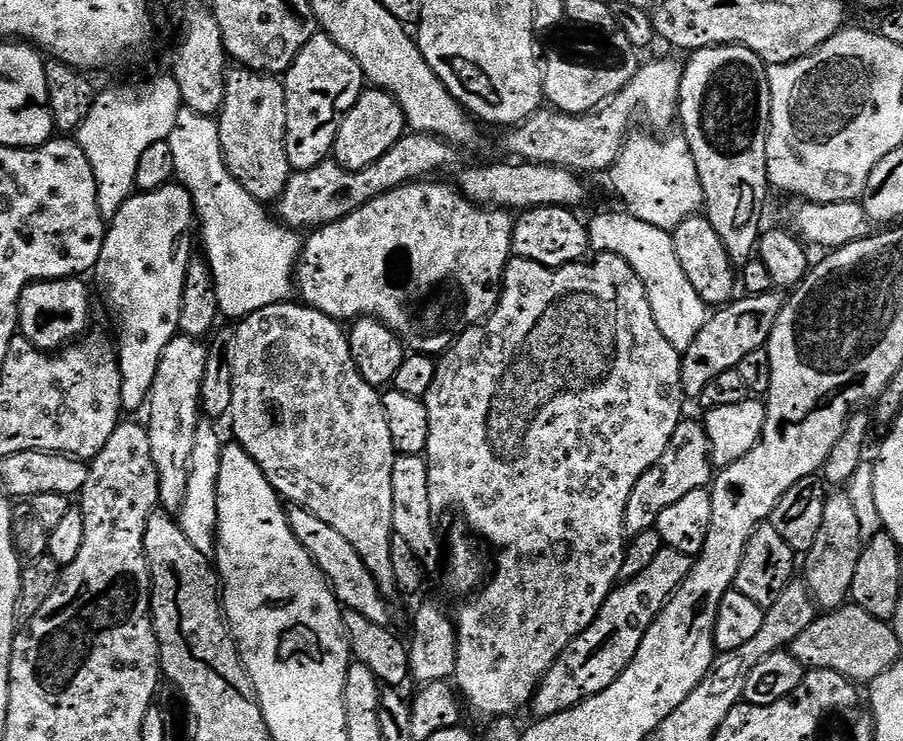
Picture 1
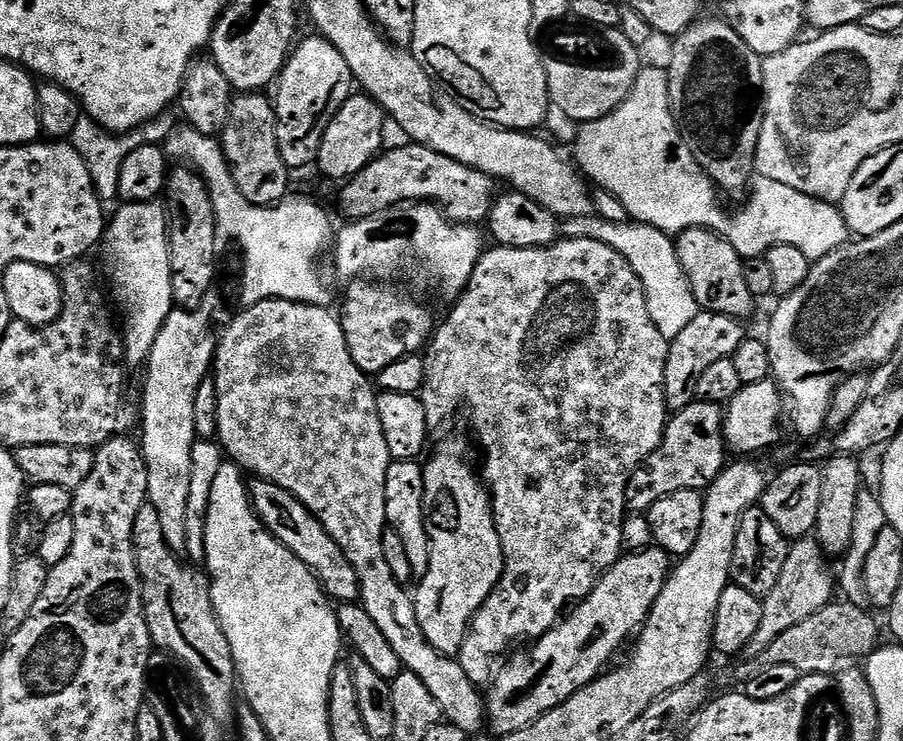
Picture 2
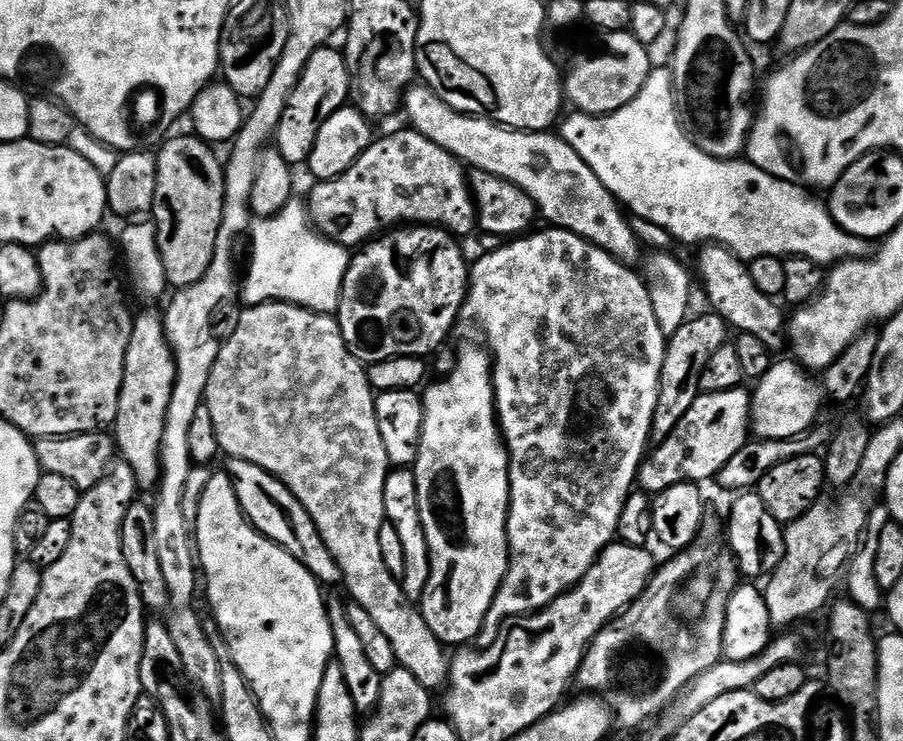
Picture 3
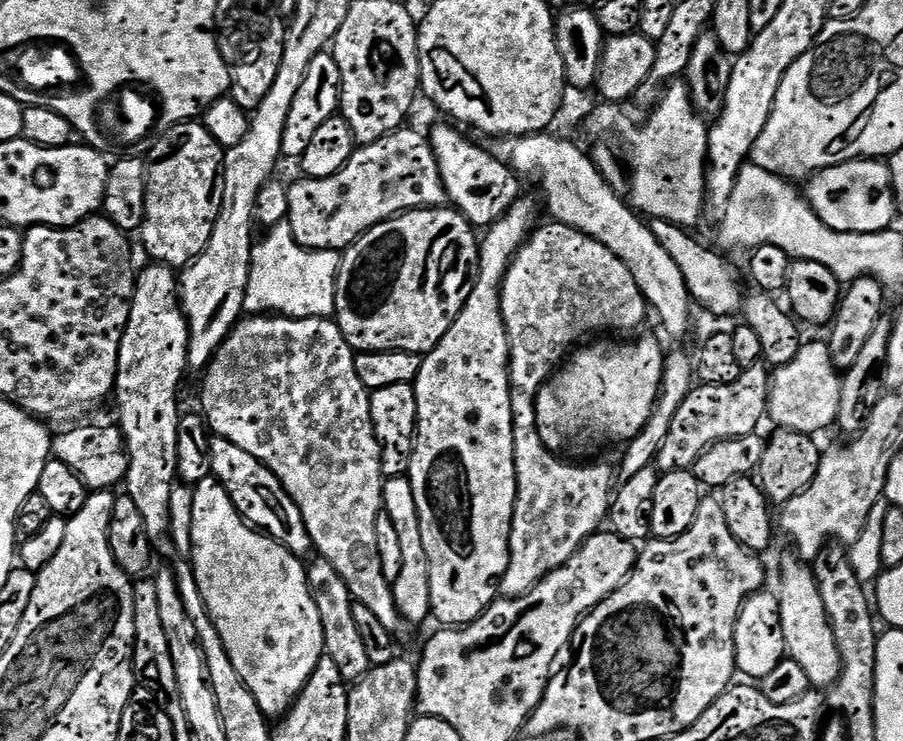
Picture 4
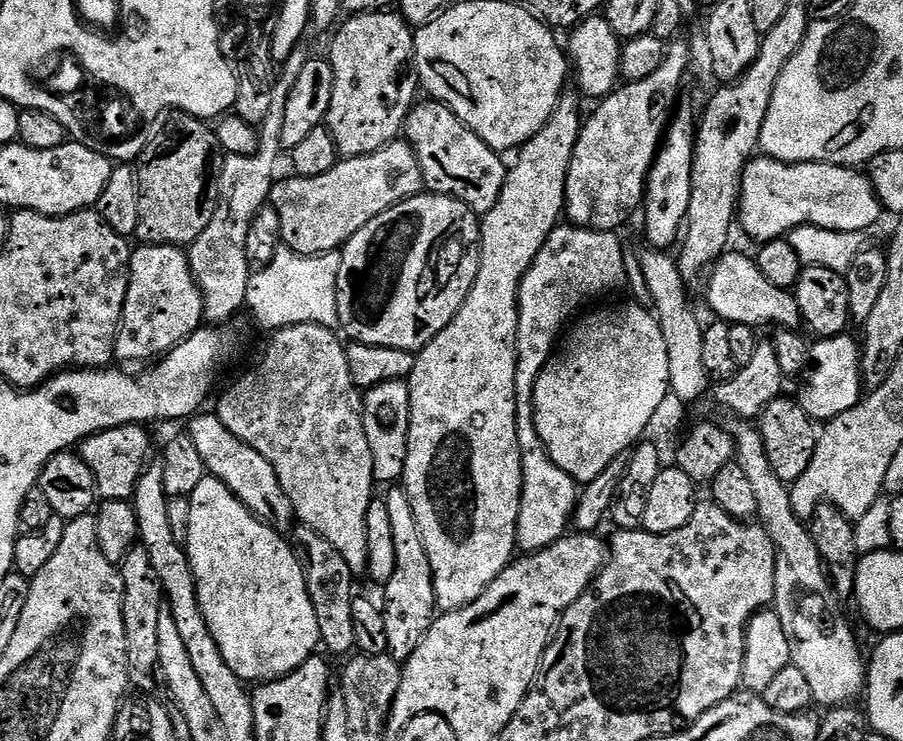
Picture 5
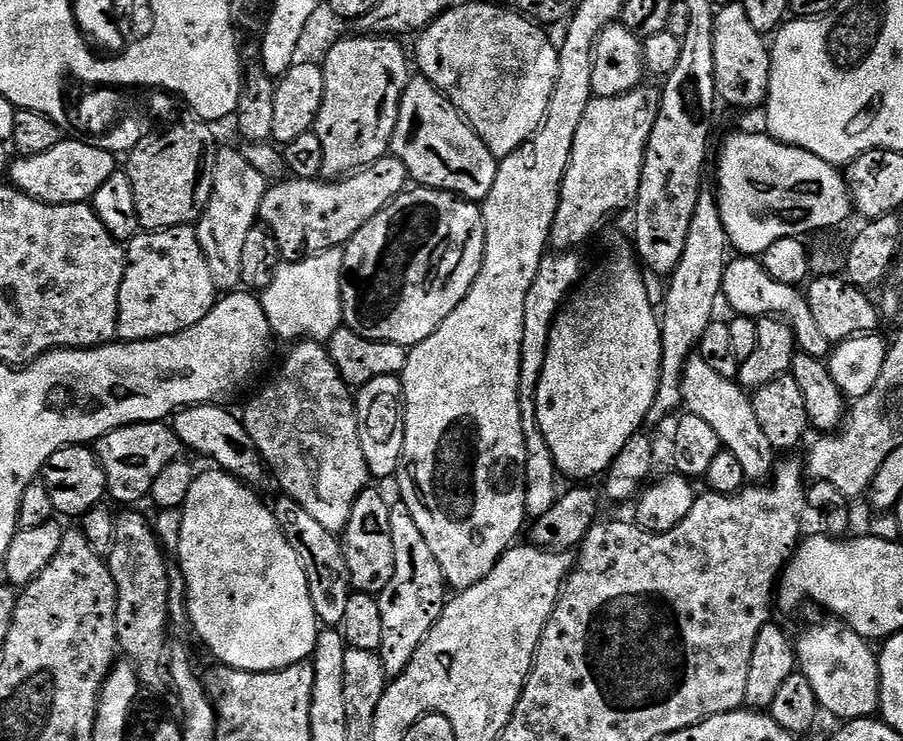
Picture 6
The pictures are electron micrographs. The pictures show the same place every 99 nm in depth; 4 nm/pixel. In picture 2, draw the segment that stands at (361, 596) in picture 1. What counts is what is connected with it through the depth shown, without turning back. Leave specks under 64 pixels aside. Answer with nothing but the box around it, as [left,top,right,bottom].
[250,479,360,602]

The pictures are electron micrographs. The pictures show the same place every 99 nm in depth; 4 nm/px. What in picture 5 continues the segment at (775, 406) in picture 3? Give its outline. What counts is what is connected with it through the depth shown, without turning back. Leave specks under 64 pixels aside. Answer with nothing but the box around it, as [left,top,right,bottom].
[798,333,864,422]

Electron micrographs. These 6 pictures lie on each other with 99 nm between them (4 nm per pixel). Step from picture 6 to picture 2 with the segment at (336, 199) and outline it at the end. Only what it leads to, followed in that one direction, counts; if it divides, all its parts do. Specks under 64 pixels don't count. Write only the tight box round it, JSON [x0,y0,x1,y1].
[340,142,498,226]

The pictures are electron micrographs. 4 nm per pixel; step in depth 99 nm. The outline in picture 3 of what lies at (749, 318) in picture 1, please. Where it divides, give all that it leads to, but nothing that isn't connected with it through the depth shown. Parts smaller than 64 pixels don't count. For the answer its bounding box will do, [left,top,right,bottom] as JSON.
[650,315,730,445]

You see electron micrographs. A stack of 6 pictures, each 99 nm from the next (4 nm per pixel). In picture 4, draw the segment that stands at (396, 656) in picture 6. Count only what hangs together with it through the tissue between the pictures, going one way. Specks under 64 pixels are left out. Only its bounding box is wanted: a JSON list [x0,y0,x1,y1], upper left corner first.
[383,475,432,624]

